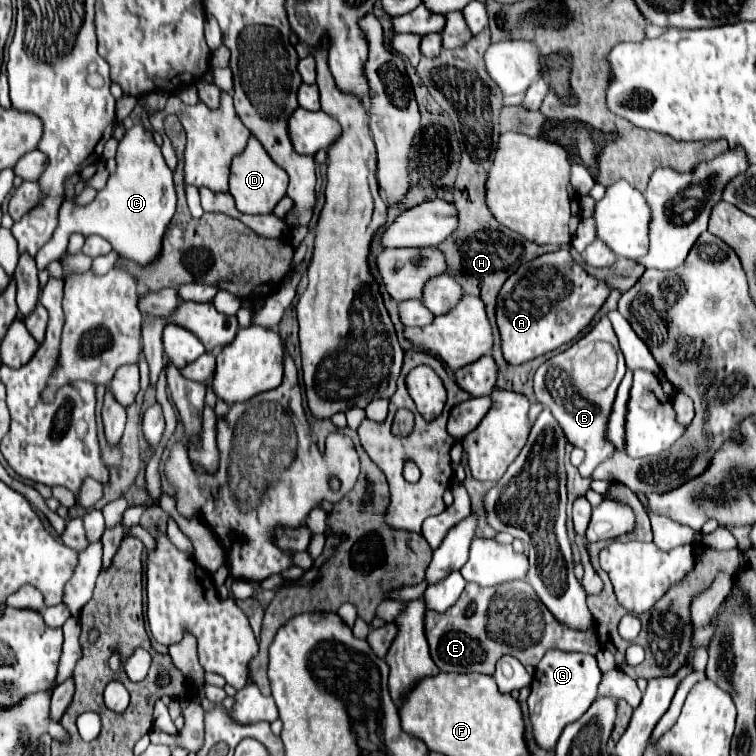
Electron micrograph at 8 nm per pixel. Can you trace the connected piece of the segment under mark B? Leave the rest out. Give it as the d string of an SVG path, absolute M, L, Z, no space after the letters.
M602 316L594 326L592 326L592 330L588 332L588 334L584 334L580 340L576 340L566 352L560 352L560 354L556 354L554 358L550 358L550 360L546 360L544 364L540 364L538 366L538 370L536 370L536 376L534 376L534 392L536 392L536 398L538 398L538 402L542 402L546 408L550 408L552 410L552 414L556 416L556 420L560 422L560 426L562 426L562 430L566 432L566 436L568 436L568 440L574 444L574 446L578 446L578 448L582 448L584 450L584 460L582 460L582 464L578 466L578 470L580 470L580 474L584 476L584 478L588 478L588 476L592 476L592 472L594 472L594 468L600 464L600 462L604 462L612 452L614 452L614 446L610 444L610 442L606 442L606 422L608 422L608 416L610 416L610 410L612 410L612 402L614 402L614 396L616 396L616 388L618 388L618 384L620 384L620 380L622 380L622 376L624 376L624 362L622 362L622 356L618 354L618 372L616 372L616 376L614 376L614 382L608 386L608 388L604 388L604 390L600 390L600 392L586 392L586 390L576 390L574 388L574 382L572 382L572 364L570 364L570 360L572 360L572 356L576 354L576 350L580 348L580 346L584 346L584 344L588 344L588 342L594 342L594 340L604 340L604 342L610 342L616 350L618 350L618 338L616 338L616 334L614 334L614 330L612 330L612 324L610 324L610 320L606 318L606 316Z

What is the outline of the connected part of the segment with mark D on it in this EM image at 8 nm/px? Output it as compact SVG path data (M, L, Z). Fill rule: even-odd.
M250 136L246 150L234 156L230 166L230 194L236 200L236 208L244 214L270 214L274 206L286 196L288 176L284 168L280 168L268 152L264 152L262 144L256 136Z

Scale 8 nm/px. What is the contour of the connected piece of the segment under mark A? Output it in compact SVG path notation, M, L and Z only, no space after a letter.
M566 248L542 254L530 264L516 268L496 298L496 326L500 332L502 356L508 364L524 364L572 342L594 318L610 288L588 276L572 262Z

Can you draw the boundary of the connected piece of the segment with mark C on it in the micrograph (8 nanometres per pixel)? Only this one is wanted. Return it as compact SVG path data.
M134 126L126 130L120 140L116 152L116 172L110 174L106 186L96 194L96 198L86 206L80 206L74 200L64 200L52 240L36 254L38 270L44 270L50 262L62 258L68 238L74 232L80 232L82 236L98 234L106 238L118 254L146 266L156 260L162 246L162 236L174 216L174 210L176 190L172 184L172 170L166 166L152 132L144 126Z

